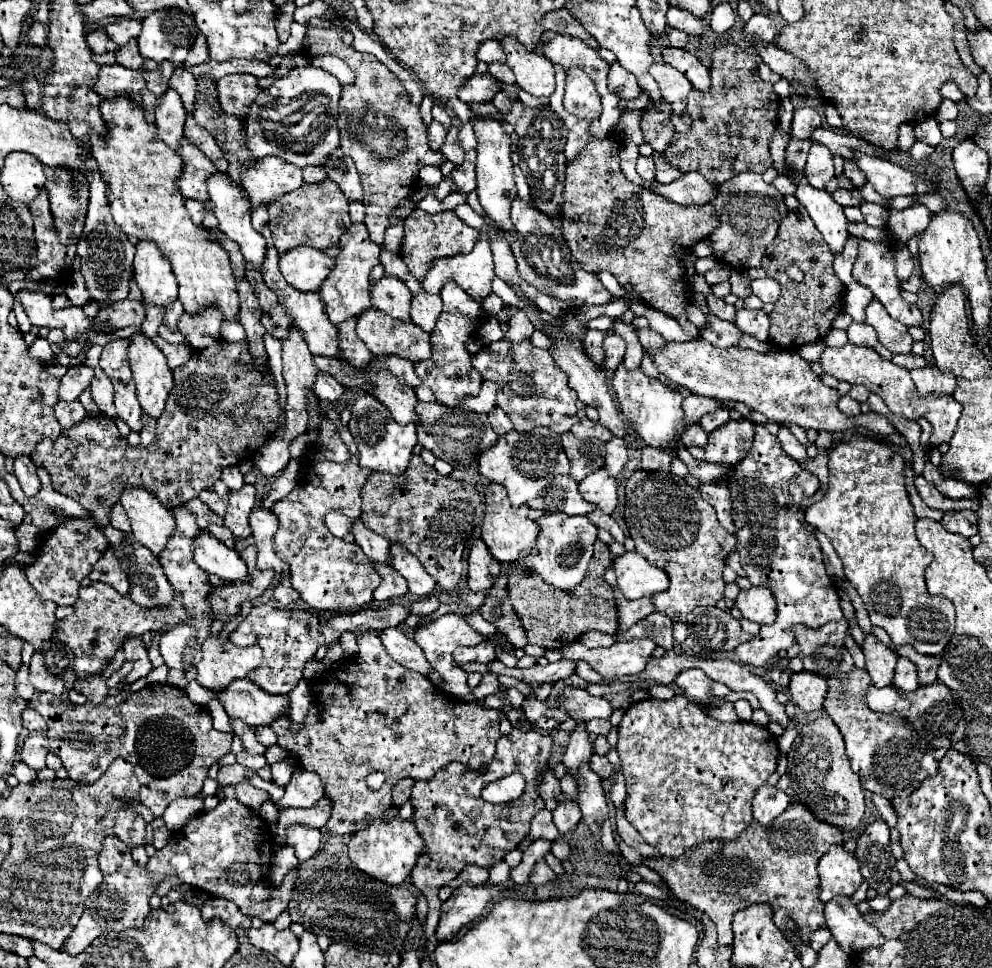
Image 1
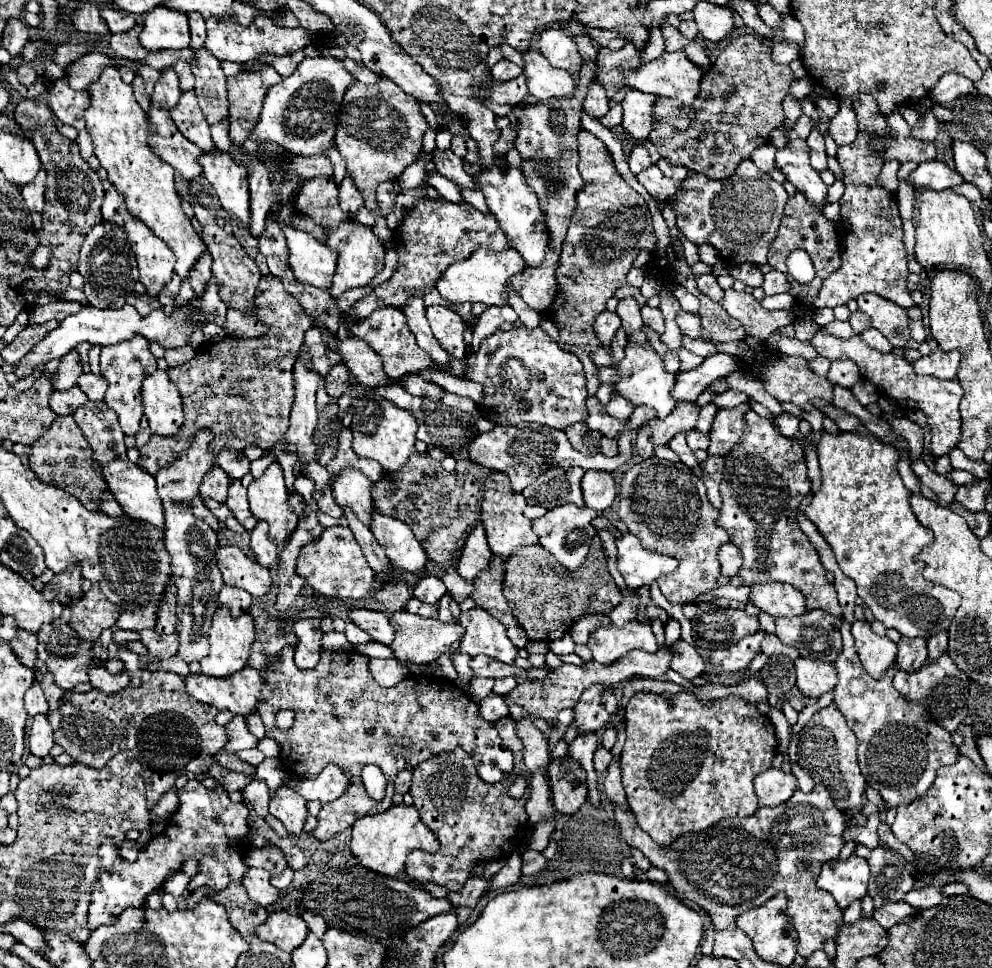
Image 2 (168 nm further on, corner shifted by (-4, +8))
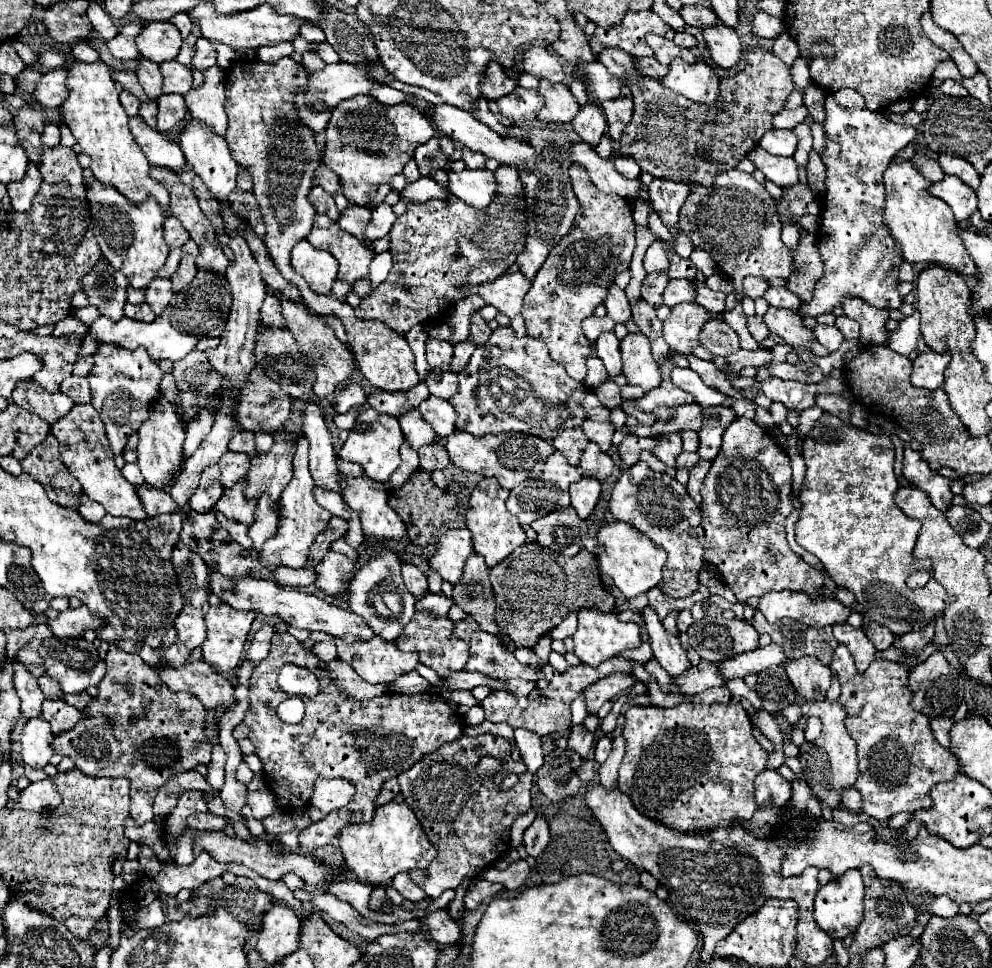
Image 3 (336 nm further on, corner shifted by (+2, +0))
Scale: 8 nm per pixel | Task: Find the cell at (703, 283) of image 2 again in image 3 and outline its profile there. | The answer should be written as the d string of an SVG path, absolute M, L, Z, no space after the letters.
M669 280L665 292L663 292L663 302L665 306L673 308L681 302L695 302L697 290L691 280Z

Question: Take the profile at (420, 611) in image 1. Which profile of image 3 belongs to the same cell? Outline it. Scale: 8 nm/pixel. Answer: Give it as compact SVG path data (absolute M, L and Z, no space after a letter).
M411 562L403 564L403 580L405 580L405 588L419 600L423 598L427 592L429 592L429 582L427 582L427 576Z

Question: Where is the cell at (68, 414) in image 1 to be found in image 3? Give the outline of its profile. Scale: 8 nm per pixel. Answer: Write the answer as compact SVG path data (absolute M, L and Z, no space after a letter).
M23 380L23 384L17 384L11 398L17 406L41 416L47 424L55 424L75 406L75 402L67 394L43 392L43 388L35 384L35 380Z

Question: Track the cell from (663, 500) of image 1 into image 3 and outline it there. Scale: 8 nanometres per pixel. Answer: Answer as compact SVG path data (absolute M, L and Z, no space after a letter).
M645 462L631 466L615 484L609 500L609 510L615 520L631 524L645 536L651 536L659 548L663 548L669 558L663 568L661 590L667 598L687 598L699 588L699 570L705 566L705 550L691 530L701 524L701 508L691 500L687 488L679 484L669 474L653 472Z

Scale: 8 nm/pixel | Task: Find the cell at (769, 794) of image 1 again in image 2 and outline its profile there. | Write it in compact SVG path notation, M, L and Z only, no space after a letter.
M769 768L755 778L755 794L759 796L759 806L779 806L793 796L795 788L797 788L797 778L793 774L777 770L777 768Z

